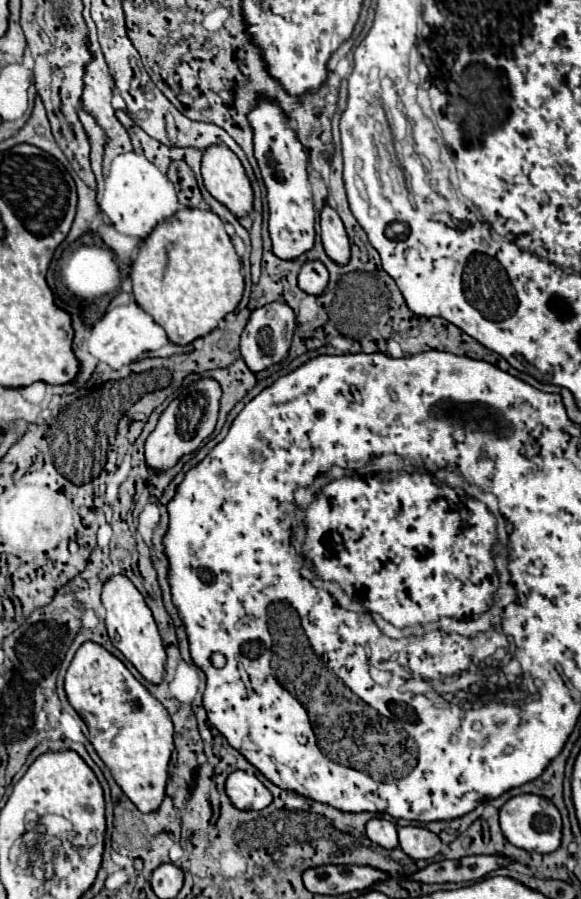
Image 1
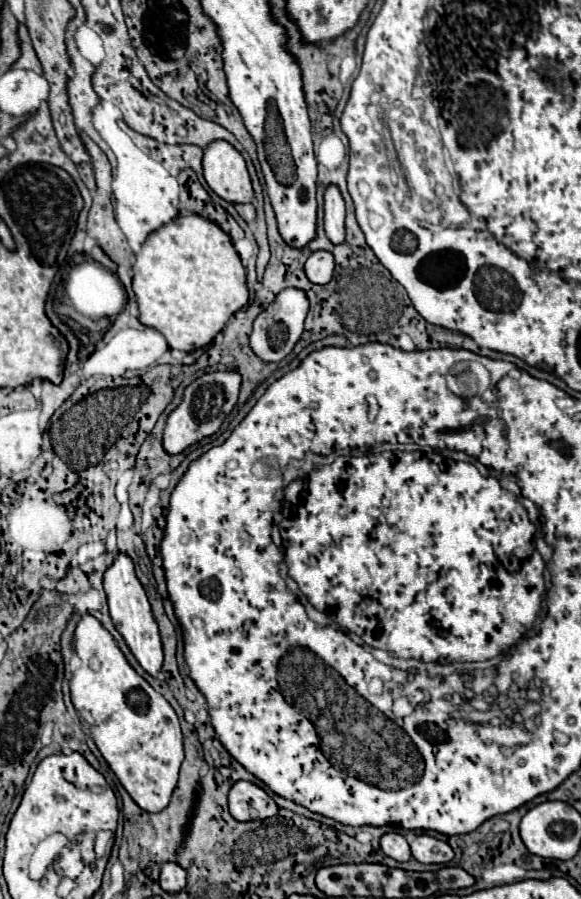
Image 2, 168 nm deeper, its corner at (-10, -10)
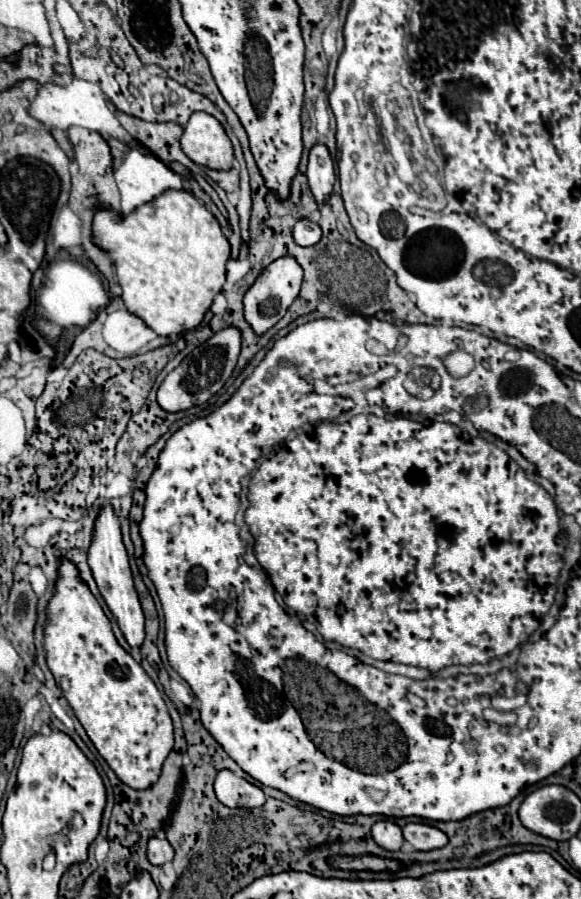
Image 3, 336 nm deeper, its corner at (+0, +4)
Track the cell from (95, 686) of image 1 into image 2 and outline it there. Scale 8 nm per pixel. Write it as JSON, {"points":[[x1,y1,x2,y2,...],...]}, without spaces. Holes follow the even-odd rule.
{"points":[[85,614,79,620,73,632,73,648,75,654,81,658,81,666,73,672,69,688,71,688,71,702,79,718,83,716,83,720,89,724,93,742,97,744,105,762,115,772,115,776,129,792,129,796,145,812,161,812,169,804,173,788,177,786,177,776,183,762,183,734,175,710,157,690,153,690,153,686,143,676,139,676,133,670,133,666,119,650,115,638,109,634,107,628,103,628,103,624,95,616]]}

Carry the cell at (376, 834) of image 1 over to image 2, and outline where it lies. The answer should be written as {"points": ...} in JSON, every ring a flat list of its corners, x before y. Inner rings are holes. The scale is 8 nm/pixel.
{"points":[[383,834,381,836,381,850,397,862,407,862,411,858,409,844,401,834]]}

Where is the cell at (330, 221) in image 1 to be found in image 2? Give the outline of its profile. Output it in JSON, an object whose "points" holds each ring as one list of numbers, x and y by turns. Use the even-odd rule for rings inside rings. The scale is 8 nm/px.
{"points":[[329,184,325,190,325,232,333,244,345,240,345,202,335,184]]}

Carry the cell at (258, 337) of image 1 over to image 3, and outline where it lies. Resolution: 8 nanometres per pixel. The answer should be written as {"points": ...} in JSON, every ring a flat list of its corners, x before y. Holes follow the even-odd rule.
{"points":[[289,256,275,260,273,264,269,264,259,278,255,280,255,284,247,290,245,298,243,298,243,306,245,306,245,320,249,322,249,326,255,330,257,336,265,334,267,330,271,330,287,312,287,308,293,304,293,300,299,294,303,282,303,268]]}

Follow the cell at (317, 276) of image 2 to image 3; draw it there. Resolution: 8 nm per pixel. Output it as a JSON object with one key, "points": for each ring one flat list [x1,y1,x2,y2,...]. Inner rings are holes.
{"points":[[299,220,295,224,295,230,293,230,293,238,299,246,303,248,309,248,309,246,315,246,319,240,321,240,321,228,317,224,313,224,311,220]]}

